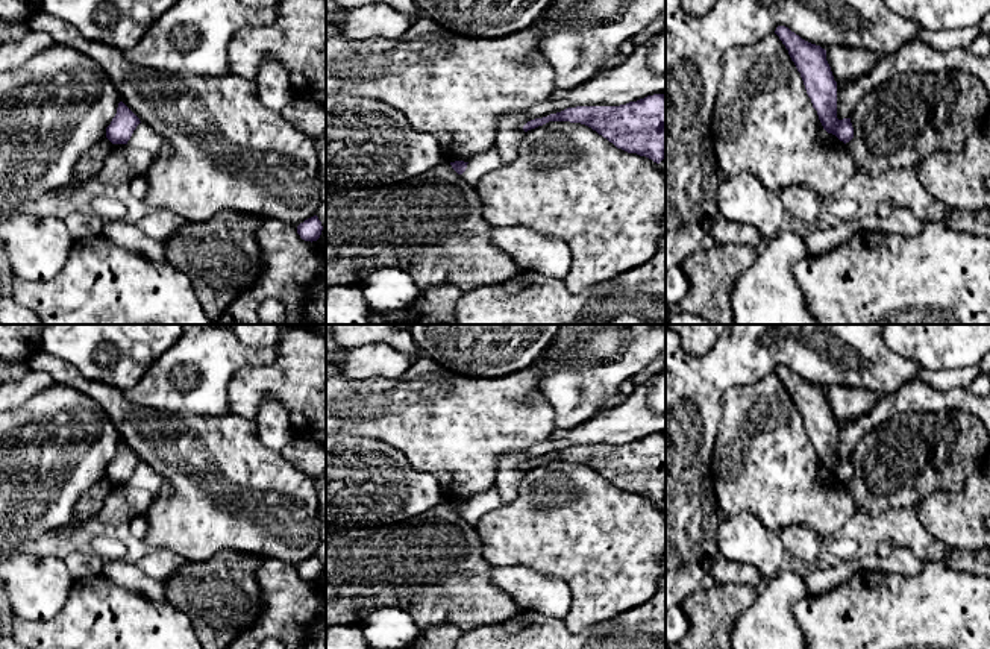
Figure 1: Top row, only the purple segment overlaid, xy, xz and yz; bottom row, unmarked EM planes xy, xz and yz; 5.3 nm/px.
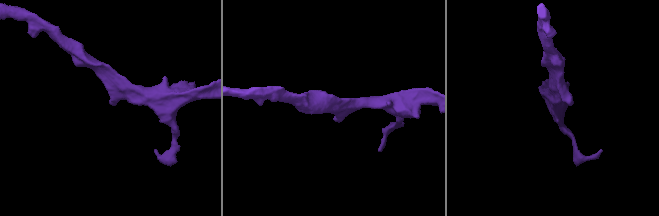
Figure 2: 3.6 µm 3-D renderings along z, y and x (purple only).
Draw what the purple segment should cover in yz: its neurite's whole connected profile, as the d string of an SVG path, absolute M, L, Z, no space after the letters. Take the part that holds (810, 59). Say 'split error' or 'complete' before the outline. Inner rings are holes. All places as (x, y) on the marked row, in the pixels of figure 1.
complete | M778 26L779 36L804 80L813 108L828 133L844 144L854 138L851 118L837 118L837 82L826 61L826 50L802 39L785 26Z

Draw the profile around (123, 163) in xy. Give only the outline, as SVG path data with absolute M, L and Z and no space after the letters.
M112 144L103 165L92 180L103 185L120 185L146 174L155 156L143 149L133 149L127 144Z

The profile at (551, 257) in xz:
M494 226L490 244L506 253L523 271L565 281L572 268L572 249L562 240L525 226Z

